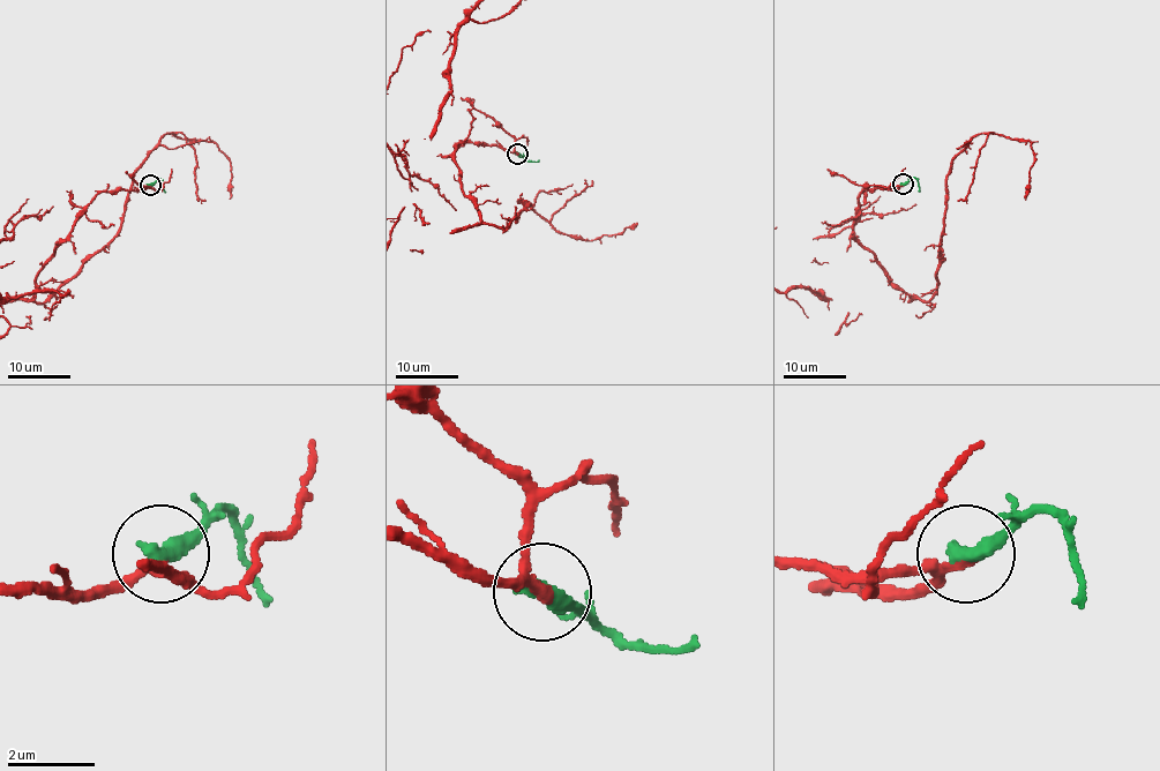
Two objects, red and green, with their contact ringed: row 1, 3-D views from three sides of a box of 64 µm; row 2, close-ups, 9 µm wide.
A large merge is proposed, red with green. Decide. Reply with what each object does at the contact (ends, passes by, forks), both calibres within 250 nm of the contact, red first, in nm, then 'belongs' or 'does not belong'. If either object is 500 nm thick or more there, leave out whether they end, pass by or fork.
red passes by | green ends | 170/400 nm | belongs

